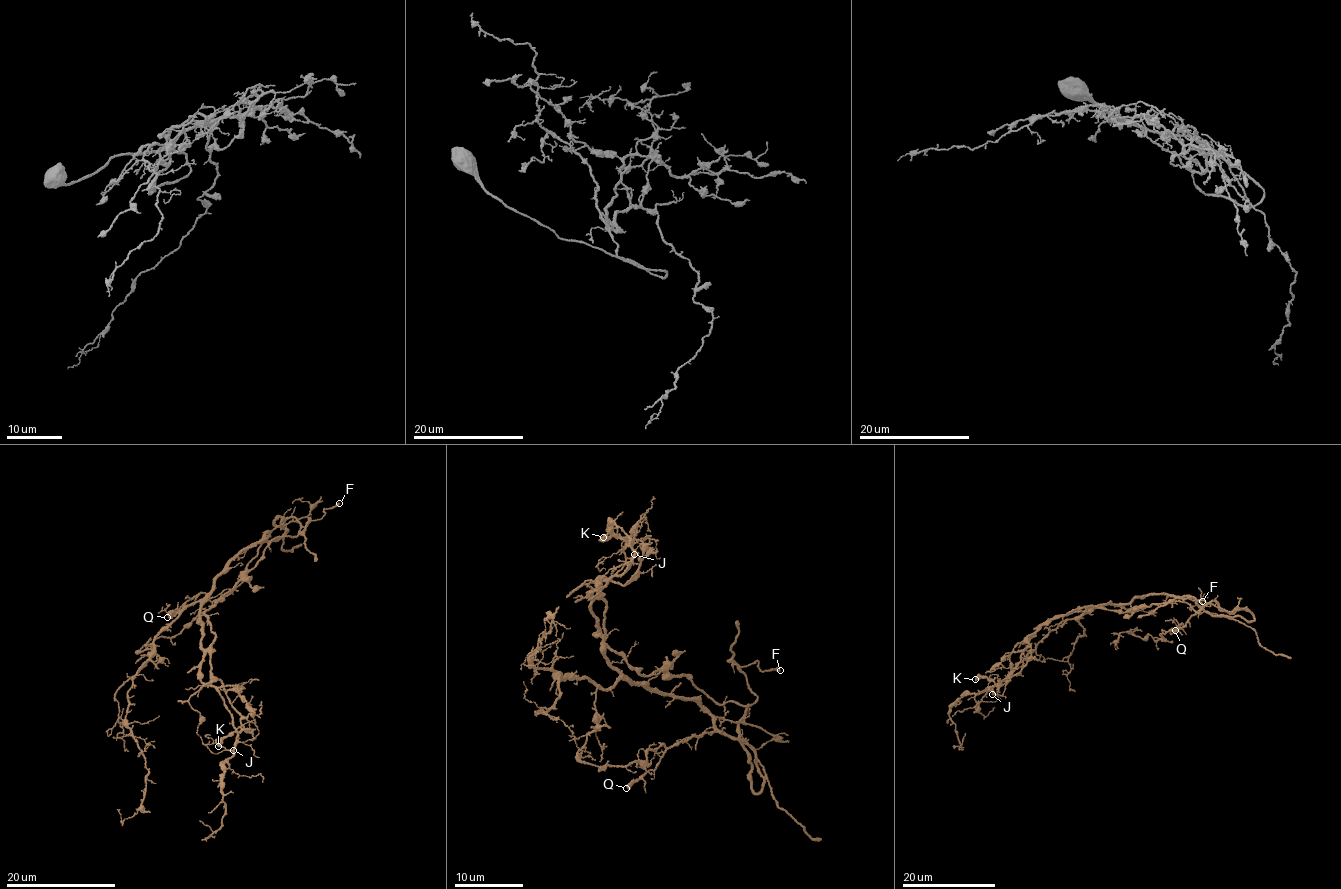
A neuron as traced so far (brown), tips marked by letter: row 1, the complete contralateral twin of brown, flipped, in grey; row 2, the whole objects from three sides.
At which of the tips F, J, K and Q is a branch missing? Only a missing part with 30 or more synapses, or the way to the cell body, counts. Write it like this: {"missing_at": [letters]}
{"missing_at": []}

